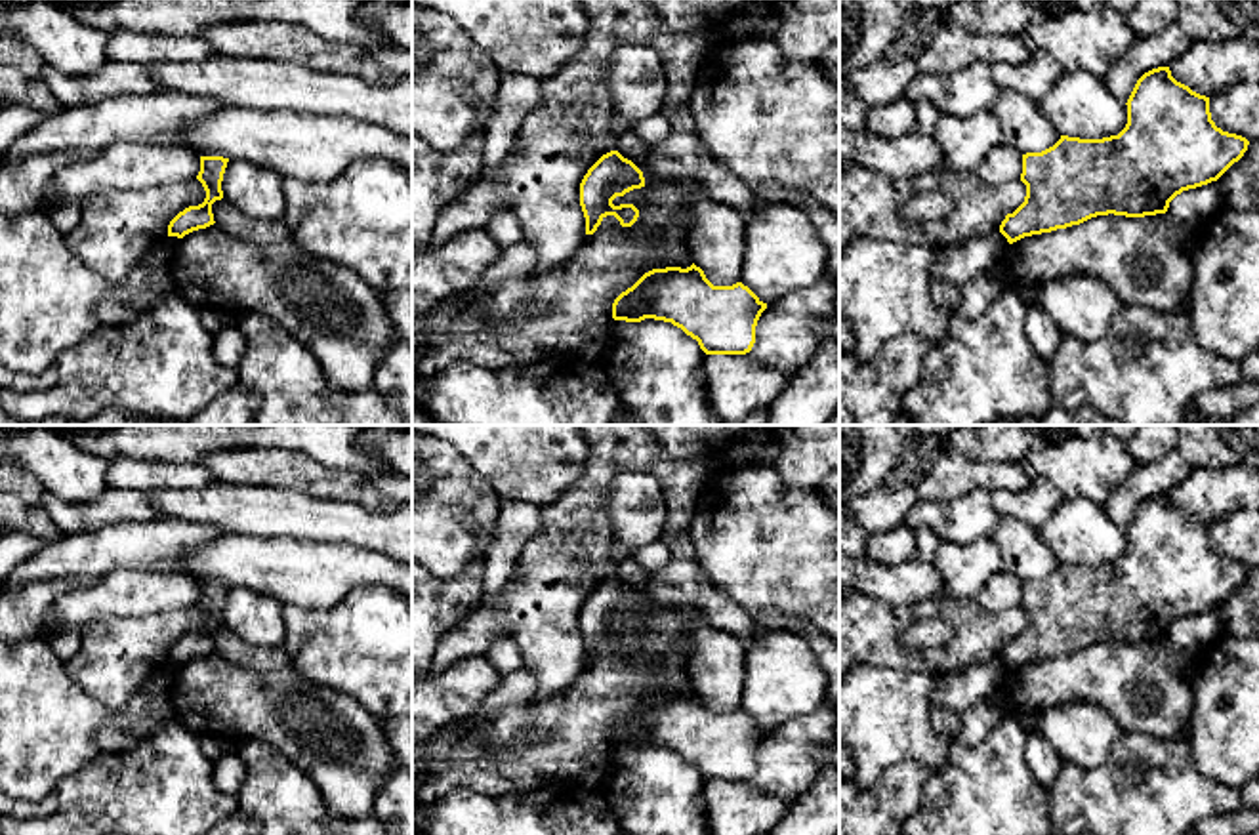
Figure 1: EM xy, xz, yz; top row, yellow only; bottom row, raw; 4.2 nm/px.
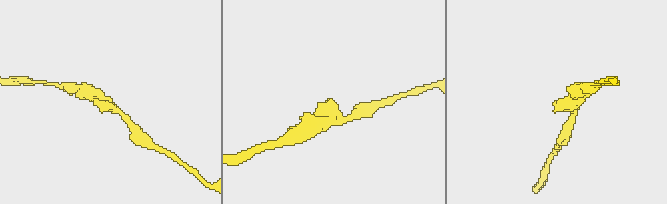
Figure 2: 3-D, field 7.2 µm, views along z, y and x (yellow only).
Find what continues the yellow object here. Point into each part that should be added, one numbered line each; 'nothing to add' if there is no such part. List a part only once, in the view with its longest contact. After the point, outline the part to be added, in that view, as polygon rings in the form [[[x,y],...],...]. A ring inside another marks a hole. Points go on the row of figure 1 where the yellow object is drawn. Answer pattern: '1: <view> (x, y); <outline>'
nothing to add

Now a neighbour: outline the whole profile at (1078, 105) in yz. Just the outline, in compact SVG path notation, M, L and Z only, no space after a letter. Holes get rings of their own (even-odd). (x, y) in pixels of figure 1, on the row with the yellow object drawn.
M1063 72L1038 107L1068 137L1103 139L1127 124L1127 105L1087 72Z

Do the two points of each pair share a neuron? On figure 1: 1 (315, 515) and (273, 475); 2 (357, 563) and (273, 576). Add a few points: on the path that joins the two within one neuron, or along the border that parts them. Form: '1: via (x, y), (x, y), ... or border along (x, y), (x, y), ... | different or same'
1: border along (245, 485), (296, 488), (332, 500) | different
2: via (336, 569), (329, 572), (294, 572) | same

